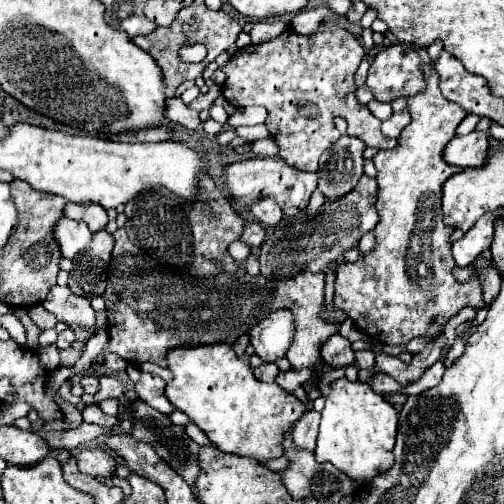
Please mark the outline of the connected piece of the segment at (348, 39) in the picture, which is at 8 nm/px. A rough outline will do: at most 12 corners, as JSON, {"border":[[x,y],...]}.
{"border":[[339,25],[285,31],[223,67],[223,97],[267,107],[279,157],[315,173],[347,135],[397,147],[355,101],[367,51]]}

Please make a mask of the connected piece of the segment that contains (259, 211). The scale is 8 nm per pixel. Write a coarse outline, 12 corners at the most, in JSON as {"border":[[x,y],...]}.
{"border":[[261,197],[249,209],[263,225],[275,227],[283,219],[271,197]]}

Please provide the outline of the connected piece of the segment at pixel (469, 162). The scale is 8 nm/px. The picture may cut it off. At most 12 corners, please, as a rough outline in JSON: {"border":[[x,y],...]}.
{"border":[[489,133],[457,135],[443,159],[461,169],[481,167]]}

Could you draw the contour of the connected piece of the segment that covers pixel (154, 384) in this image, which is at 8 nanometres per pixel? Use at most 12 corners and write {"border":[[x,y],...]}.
{"border":[[141,373],[135,391],[141,401],[169,415],[175,407],[165,397],[161,377]]}

